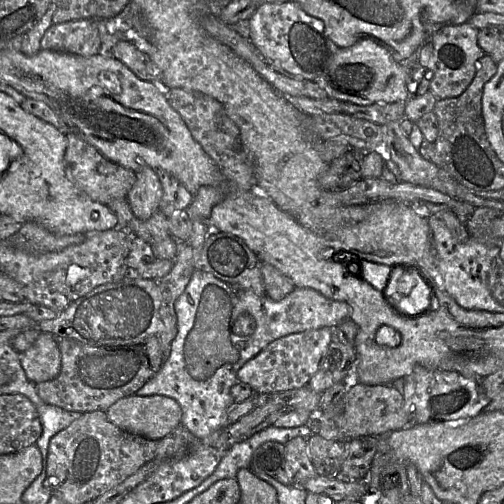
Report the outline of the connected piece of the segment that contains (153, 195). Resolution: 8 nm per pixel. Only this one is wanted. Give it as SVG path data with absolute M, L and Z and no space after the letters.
M144 167L137 173L136 181L126 196L134 217L149 219L156 211L162 197L162 188L155 170Z

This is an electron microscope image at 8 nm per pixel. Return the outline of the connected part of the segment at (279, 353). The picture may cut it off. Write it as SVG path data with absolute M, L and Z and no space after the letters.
M323 327L293 333L271 342L248 360L237 372L237 379L248 384L256 394L276 393L301 388L317 372L323 356L334 336L334 329Z

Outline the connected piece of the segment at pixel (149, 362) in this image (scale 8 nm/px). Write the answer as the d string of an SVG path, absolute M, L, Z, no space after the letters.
M158 336L118 345L85 345L69 338L57 338L61 355L60 372L54 379L37 384L39 397L47 404L67 411L104 411L117 400L135 394L153 378L164 363Z

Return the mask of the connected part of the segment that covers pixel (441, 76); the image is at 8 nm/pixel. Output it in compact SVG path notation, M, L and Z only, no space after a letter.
M469 22L447 24L419 48L417 65L432 72L429 90L438 100L460 96L473 81L477 71L476 62L479 63L485 54L477 42L478 32Z

